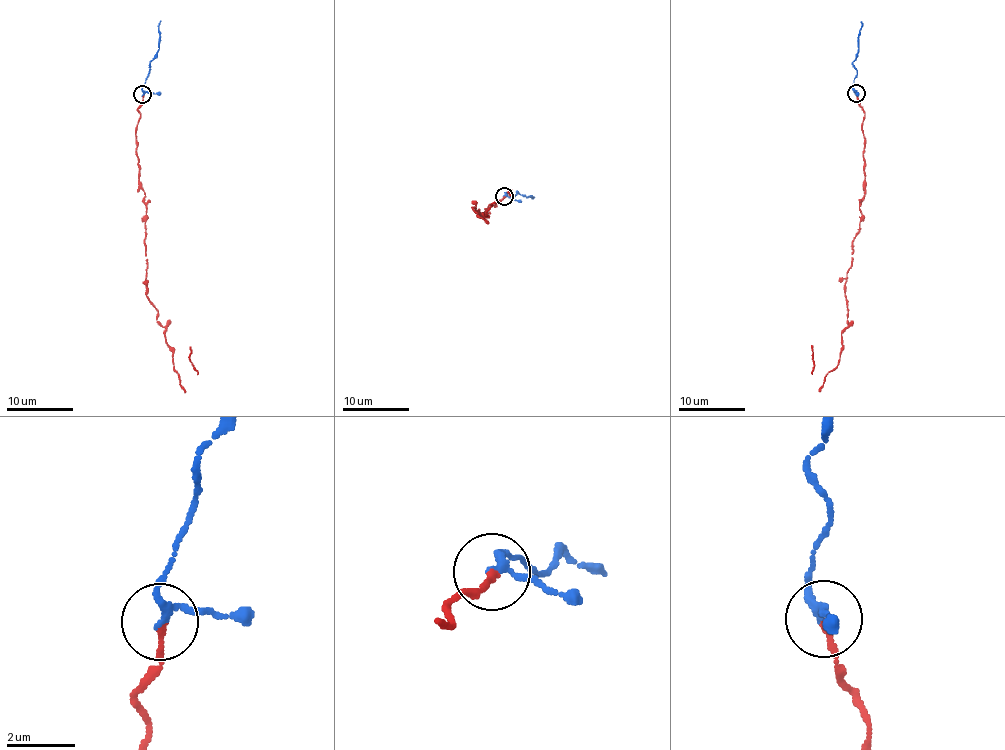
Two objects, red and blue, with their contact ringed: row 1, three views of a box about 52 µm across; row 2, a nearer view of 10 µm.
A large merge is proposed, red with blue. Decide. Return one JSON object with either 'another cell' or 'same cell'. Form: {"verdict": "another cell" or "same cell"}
{"verdict": "same cell"}

